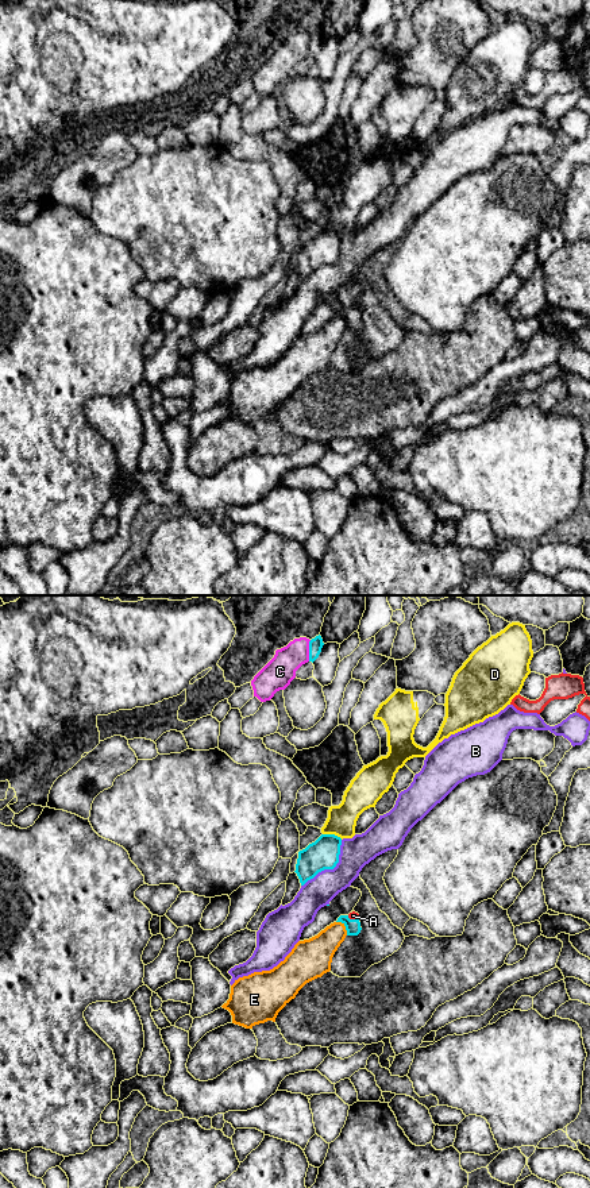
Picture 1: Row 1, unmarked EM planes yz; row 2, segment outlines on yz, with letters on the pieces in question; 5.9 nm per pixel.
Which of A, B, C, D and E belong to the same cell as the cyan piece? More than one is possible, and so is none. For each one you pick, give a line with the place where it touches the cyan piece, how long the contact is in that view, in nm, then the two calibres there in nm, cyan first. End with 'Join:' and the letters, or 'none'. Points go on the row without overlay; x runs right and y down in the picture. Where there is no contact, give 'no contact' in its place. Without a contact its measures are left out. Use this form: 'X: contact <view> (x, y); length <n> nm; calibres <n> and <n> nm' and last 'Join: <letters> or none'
A: contact yz (353, 315); length 70 nm; calibres 90 and 50 nm
Join: A

